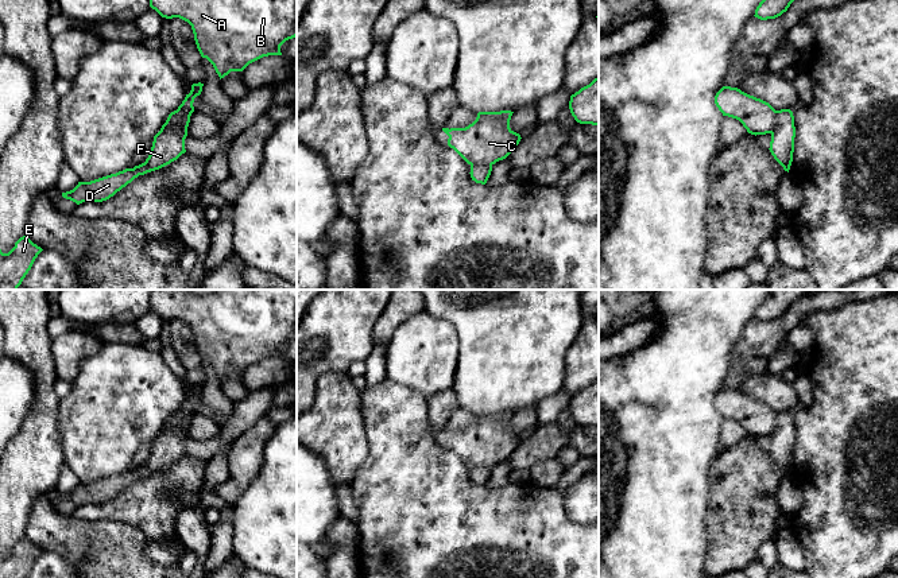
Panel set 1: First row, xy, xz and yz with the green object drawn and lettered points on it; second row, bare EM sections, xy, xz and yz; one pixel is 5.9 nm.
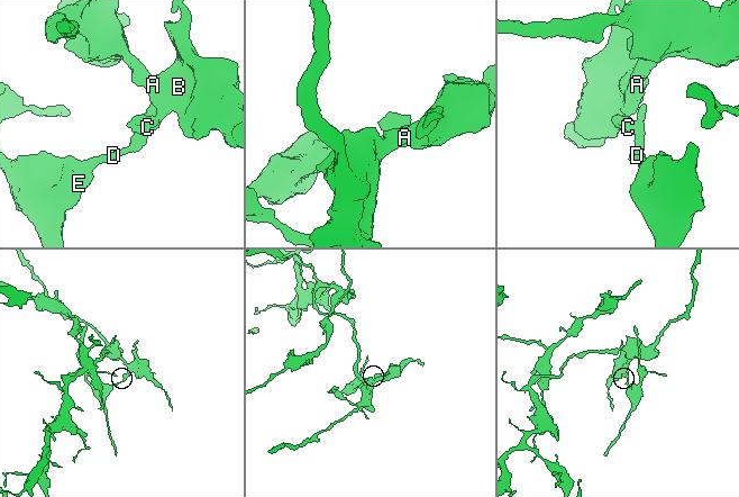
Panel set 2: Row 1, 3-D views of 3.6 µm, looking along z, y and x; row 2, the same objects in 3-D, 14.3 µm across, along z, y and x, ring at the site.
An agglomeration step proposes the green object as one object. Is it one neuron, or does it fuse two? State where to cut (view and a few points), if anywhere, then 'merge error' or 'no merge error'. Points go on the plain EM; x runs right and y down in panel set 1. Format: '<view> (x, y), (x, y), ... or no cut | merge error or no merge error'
yz (777, 412), (774, 430), (770, 434) | merge error

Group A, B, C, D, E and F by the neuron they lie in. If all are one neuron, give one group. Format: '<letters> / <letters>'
A B C / D E F

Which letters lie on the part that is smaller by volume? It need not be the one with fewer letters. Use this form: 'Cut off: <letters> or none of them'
Cut off: D, E, F

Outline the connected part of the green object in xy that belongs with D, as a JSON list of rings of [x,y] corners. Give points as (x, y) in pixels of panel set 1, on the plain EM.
[[[193,385],[178,414],[170,419],[154,438],[152,449],[144,465],[133,470],[125,470],[90,484],[78,484],[78,486],[62,499],[76,504],[102,504],[113,499],[117,493],[131,485],[139,477],[159,472],[177,462],[185,451],[187,431],[183,428],[186,420],[194,414],[194,400],[201,396],[204,385]]]

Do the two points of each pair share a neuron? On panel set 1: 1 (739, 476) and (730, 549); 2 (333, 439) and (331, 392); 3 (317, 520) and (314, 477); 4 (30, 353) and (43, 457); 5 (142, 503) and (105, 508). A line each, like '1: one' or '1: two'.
1: one
2: one
3: one
4: one
5: one

